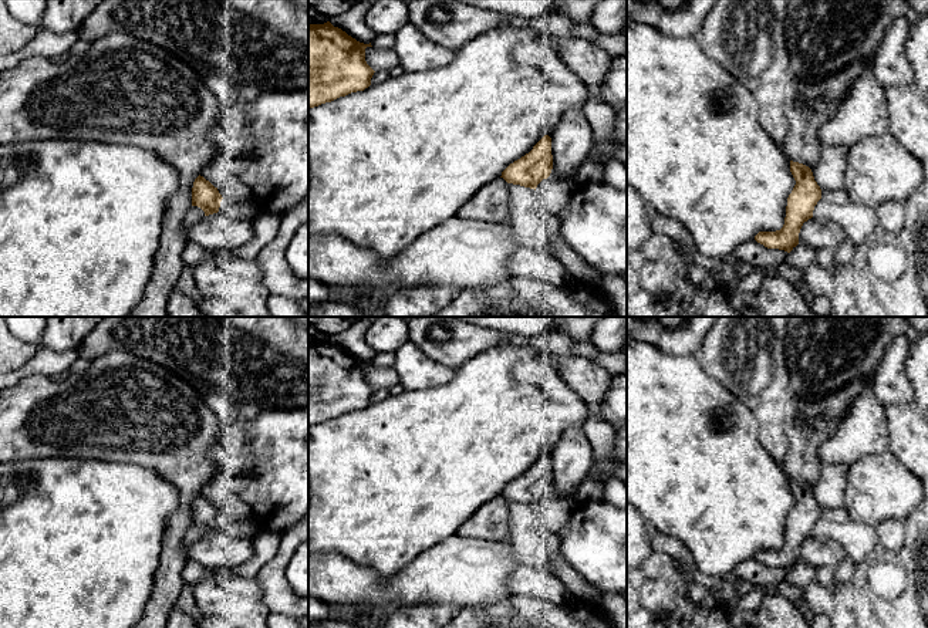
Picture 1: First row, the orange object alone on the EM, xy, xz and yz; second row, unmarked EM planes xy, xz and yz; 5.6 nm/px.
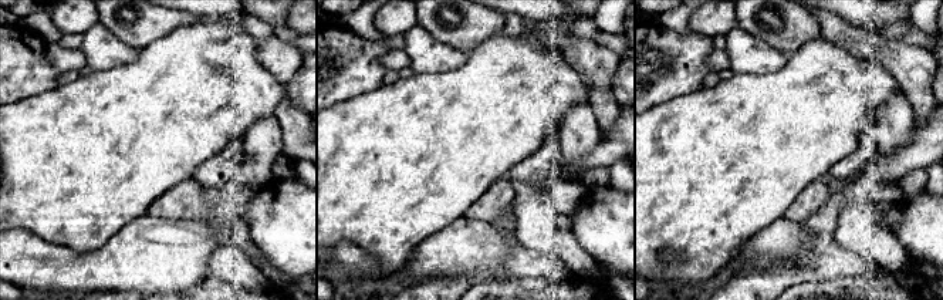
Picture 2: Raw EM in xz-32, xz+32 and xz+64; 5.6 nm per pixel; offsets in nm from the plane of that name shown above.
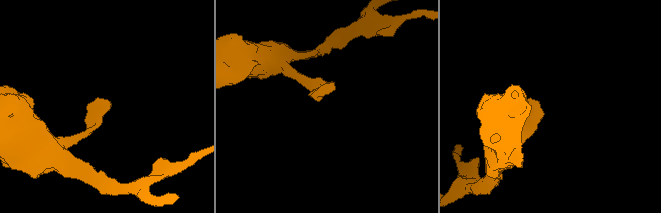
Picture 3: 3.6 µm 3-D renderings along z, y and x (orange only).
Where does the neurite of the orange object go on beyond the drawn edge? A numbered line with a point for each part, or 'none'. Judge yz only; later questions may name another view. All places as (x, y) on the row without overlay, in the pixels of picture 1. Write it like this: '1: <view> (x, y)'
none

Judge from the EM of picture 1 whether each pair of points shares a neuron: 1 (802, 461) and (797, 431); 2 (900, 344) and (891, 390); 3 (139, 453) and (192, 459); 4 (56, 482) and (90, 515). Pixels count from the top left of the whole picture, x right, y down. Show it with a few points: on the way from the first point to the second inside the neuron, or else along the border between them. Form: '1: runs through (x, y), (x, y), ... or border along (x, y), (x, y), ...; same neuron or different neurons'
1: runs through (802, 453), (802, 438); same neuron
2: runs through (896, 355), (891, 365), (891, 378); same neuron
3: runs through (152, 453), (179, 453); same neuron
4: runs through (64, 490), (81, 507); same neuron

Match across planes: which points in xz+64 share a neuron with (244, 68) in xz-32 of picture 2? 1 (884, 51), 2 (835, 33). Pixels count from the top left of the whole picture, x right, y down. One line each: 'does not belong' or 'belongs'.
1: does not belong
2: does not belong

